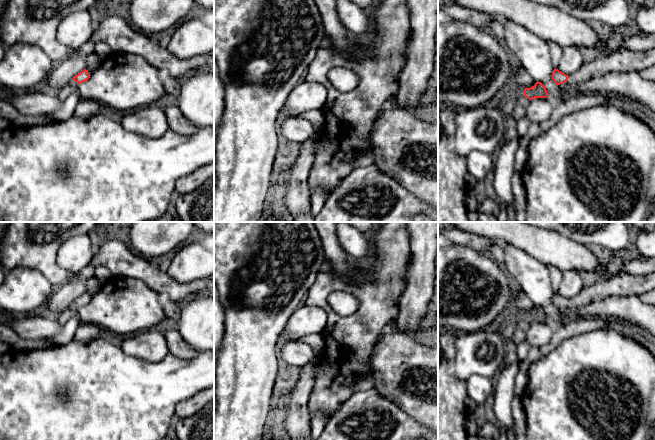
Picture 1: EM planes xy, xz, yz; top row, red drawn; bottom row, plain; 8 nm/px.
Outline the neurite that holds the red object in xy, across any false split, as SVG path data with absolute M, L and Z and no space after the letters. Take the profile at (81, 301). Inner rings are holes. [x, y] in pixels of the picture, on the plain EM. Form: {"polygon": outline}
{"polygon": "M84 293L76 300L74 300L69 307L56 314L55 318L57 319L59 324L64 325L68 320L70 320L75 314L77 314L77 311L80 307L85 306L90 302L91 297L91 295Z"}

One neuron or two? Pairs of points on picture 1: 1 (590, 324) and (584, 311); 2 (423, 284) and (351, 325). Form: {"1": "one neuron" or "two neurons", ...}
{"1": "two neurons", "2": "two neurons"}

